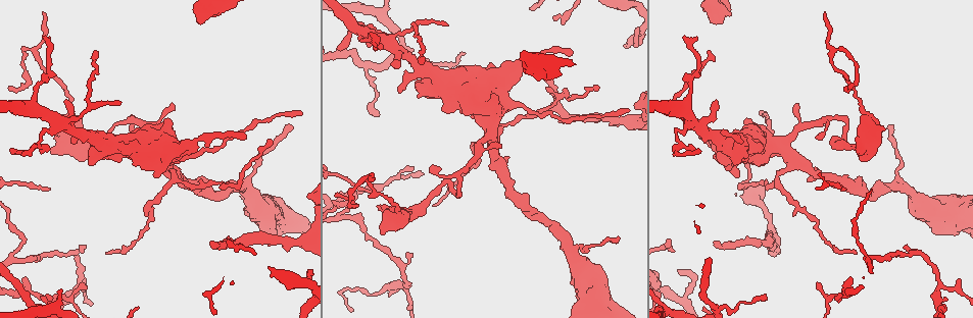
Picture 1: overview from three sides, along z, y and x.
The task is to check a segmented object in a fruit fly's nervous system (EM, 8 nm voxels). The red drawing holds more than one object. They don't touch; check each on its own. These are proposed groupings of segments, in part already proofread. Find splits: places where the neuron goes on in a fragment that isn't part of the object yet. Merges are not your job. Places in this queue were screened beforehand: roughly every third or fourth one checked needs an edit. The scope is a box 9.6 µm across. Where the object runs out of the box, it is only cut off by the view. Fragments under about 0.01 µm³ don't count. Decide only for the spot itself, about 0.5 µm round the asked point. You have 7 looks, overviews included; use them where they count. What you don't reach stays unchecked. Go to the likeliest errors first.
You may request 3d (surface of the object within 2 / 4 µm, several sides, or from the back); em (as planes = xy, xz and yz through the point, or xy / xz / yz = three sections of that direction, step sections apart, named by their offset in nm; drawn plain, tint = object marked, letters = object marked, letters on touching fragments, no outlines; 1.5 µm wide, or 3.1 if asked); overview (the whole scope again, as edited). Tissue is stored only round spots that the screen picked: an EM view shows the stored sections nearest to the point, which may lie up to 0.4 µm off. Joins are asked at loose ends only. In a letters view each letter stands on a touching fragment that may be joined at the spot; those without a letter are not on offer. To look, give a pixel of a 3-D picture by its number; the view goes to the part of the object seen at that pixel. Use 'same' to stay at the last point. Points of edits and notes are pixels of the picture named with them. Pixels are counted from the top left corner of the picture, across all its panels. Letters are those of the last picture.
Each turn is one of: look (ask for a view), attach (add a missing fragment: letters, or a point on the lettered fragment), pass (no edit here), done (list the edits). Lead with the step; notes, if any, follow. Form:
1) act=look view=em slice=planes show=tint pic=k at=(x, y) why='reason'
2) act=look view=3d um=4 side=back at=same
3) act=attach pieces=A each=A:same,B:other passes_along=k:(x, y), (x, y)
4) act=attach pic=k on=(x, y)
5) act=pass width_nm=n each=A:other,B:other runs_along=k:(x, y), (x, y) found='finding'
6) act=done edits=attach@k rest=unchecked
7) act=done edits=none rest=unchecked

act=look view=em slice=planes show=plain pic=1 at=(212, 243) why='end of a long branch'

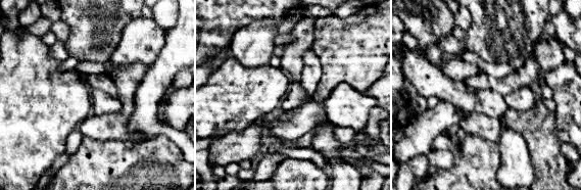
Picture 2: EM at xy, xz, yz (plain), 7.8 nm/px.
act=look view=em slice=planes show=letters at=same why='what lies round it'

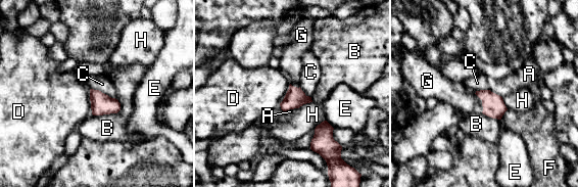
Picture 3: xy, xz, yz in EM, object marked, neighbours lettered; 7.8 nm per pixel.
act=attach pieces=G longest_contact=B:240nm each=A:other,B:other,C:other,D:other,E:other,F:other,G:same,H:other passes_along=3:(493, 106), (482, 102), (452, 92) found='the neuron continues'

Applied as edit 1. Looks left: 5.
act=look view=3d um=4 pic=1 at=(106, 253) why='long arm stops here'

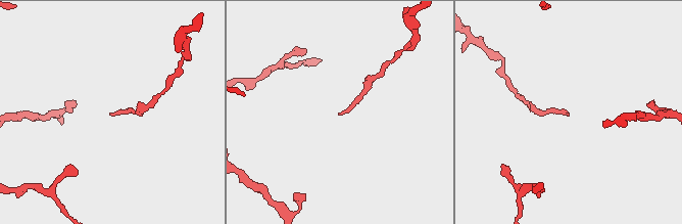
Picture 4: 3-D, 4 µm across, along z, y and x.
act=look view=em slice=planes show=letters pic=4 at=(109, 113) why='shape alone is not enough'

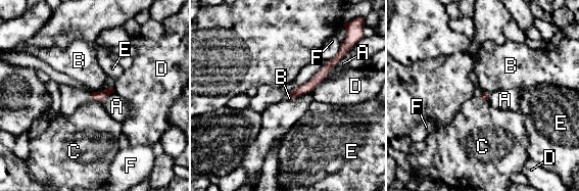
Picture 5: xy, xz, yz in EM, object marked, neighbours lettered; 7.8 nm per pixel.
act=pass each=A:other,B:other,C:other,D:other,E:other,F:other runs_along=5:(337, 58), (310, 85), (290, 95) found='no lettered fragment goes on from it'

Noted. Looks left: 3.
act=look view=3d um=4 pic=1 at=(683, 37) why='branch stops here'

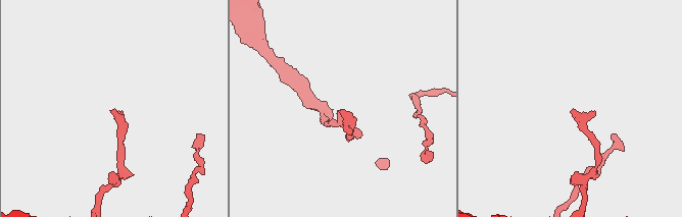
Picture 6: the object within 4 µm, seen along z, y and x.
act=look view=em slice=xy step=4 show=letters pic=6 at=(571, 113)

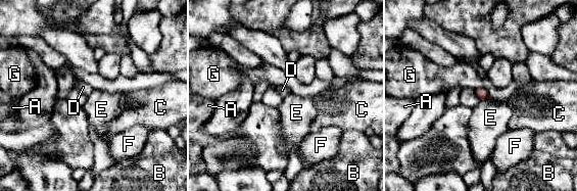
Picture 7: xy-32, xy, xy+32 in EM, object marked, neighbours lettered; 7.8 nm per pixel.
act=look view=em slice=planes show=letters at=same

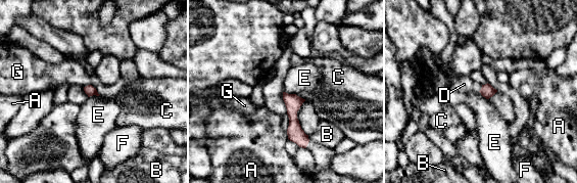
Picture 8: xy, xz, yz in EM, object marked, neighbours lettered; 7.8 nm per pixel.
act=attach pieces=D width_nm=80 each=A:other,B:other,C:other,D:same,E:other,F:other,G:other passes_along=8:(487, 91), (481, 89), (464, 84) found='it goes on there'

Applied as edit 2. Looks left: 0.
act=done edits=attach@3,attach@8 rest=unchecked

